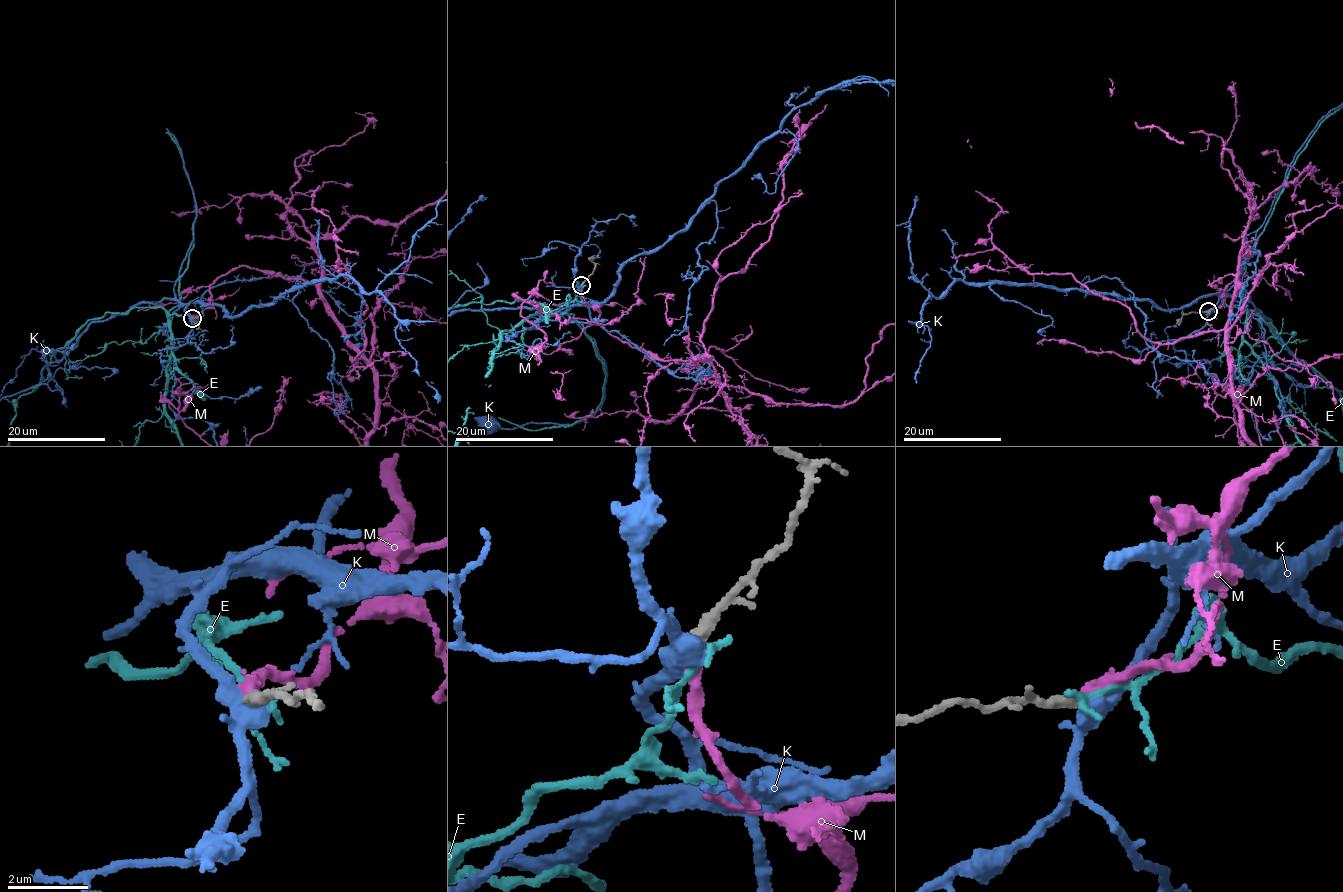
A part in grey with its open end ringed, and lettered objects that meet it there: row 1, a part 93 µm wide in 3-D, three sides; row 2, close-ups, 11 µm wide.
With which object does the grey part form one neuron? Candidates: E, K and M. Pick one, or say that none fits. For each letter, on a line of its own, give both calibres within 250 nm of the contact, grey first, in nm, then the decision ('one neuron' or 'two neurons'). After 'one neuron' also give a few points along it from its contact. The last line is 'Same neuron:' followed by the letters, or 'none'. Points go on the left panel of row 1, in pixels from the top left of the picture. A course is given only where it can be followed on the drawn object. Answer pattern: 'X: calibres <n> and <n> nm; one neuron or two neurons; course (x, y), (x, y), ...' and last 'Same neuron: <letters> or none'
E: calibres 320 and 240 nm; two neurons
K: calibres 320 and 460 nm; two neurons
M: calibres 320 and 360 nm; one neuron; course (193, 318), (233, 270), (305, 279), (373, 370)
Same neuron: M

